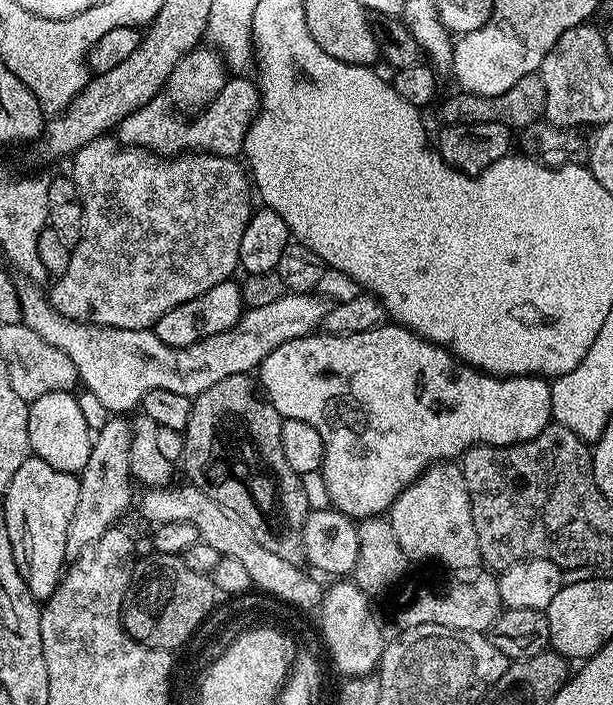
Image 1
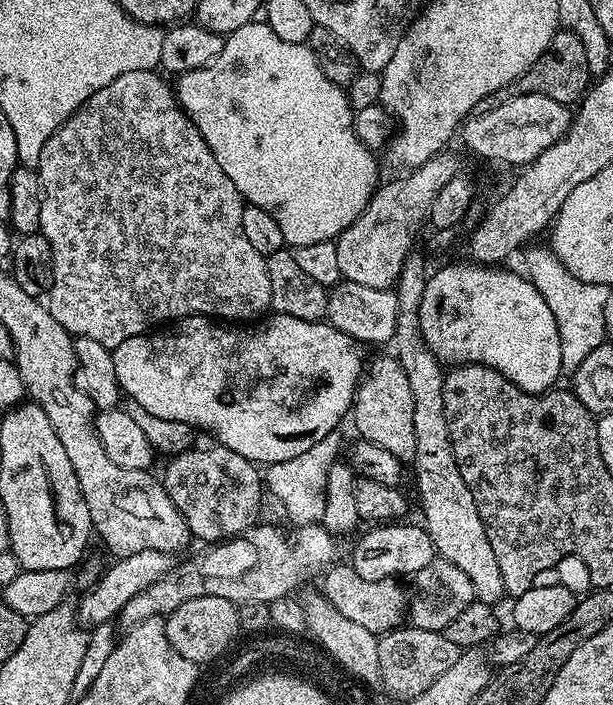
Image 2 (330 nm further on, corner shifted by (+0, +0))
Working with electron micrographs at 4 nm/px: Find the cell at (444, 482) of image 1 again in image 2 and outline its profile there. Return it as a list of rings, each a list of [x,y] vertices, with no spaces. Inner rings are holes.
[[[391,354],[376,356],[367,361],[366,371],[360,384],[356,387],[356,398],[350,409],[350,420],[356,423],[359,439],[369,440],[394,454],[399,460],[411,461],[416,449],[414,436],[414,393],[410,390],[410,378],[406,378],[406,370],[397,362]]]

